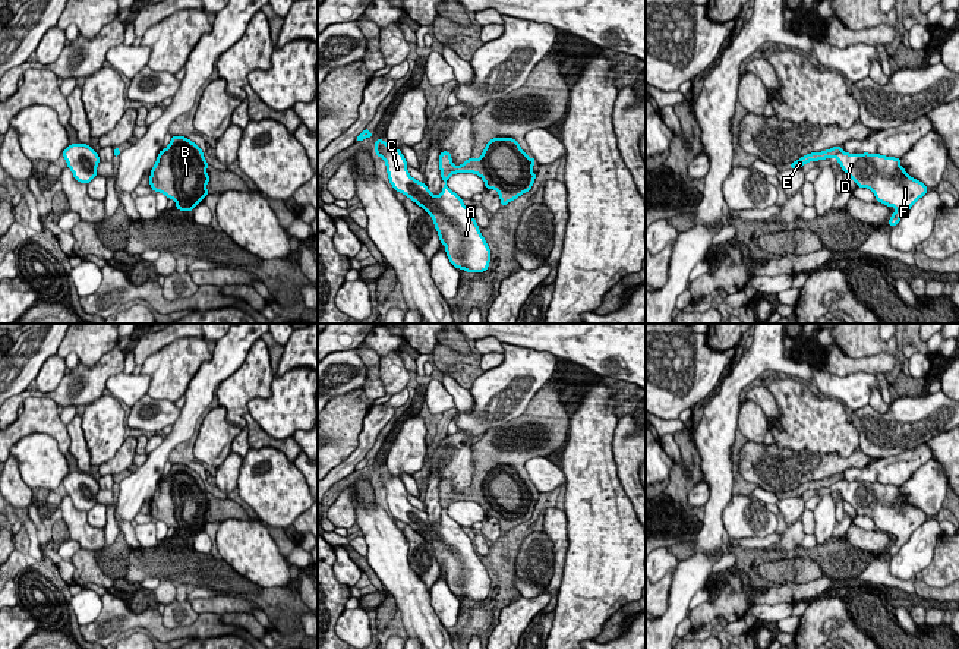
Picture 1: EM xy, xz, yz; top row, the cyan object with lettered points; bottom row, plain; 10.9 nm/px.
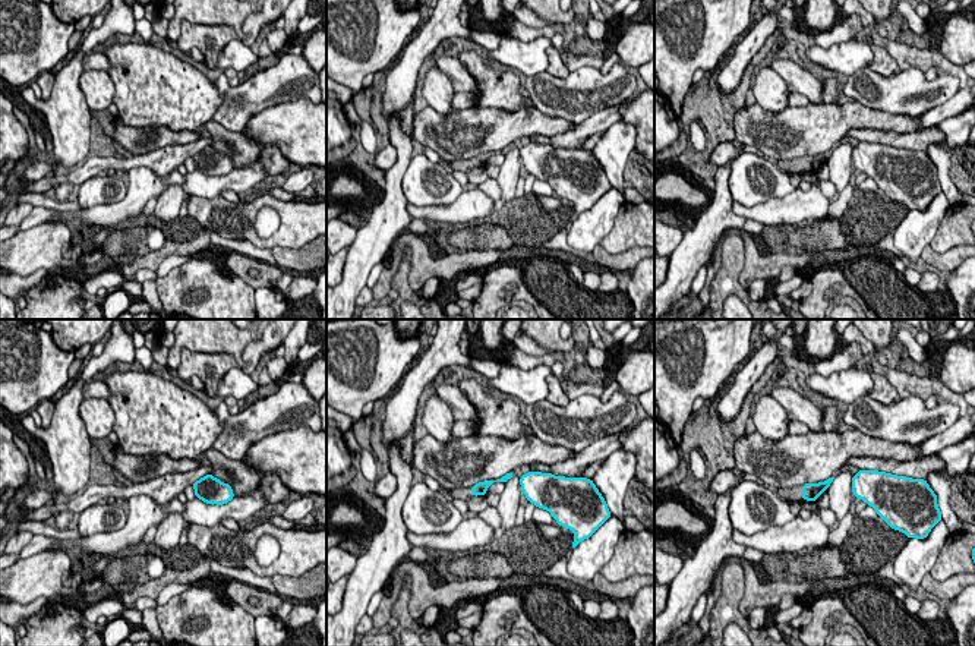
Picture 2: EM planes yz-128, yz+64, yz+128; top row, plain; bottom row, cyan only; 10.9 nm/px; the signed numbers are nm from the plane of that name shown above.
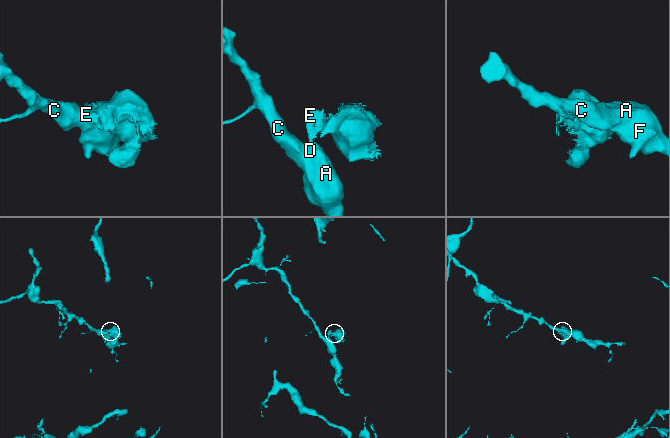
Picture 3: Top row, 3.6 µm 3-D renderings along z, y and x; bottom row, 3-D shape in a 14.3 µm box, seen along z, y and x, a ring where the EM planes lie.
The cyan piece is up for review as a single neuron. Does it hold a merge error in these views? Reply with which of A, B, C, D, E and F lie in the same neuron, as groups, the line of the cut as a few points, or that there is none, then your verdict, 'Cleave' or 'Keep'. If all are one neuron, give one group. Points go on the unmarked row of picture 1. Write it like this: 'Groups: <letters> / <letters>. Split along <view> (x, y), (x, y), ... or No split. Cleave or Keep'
Groups: A B C D E F. No split. Keep

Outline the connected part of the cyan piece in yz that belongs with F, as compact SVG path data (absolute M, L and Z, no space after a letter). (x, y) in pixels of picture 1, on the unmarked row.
M840 473L821 481L811 481L789 492L789 497L801 497L808 489L818 489L835 485L843 501L846 501L859 516L868 516L877 530L895 535L896 539L889 548L895 555L908 542L911 535L922 526L928 516L906 502L900 494L900 486L880 482L848 482Z

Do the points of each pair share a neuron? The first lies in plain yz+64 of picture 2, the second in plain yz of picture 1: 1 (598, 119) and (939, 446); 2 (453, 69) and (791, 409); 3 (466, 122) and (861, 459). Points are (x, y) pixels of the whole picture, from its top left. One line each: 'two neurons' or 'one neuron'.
1: two neurons
2: two neurons
3: one neuron

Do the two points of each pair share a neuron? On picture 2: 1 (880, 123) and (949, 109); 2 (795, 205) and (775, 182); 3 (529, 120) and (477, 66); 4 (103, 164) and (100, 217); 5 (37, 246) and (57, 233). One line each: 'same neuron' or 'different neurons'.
1: different neurons
2: different neurons
3: different neurons
4: different neurons
5: same neuron

